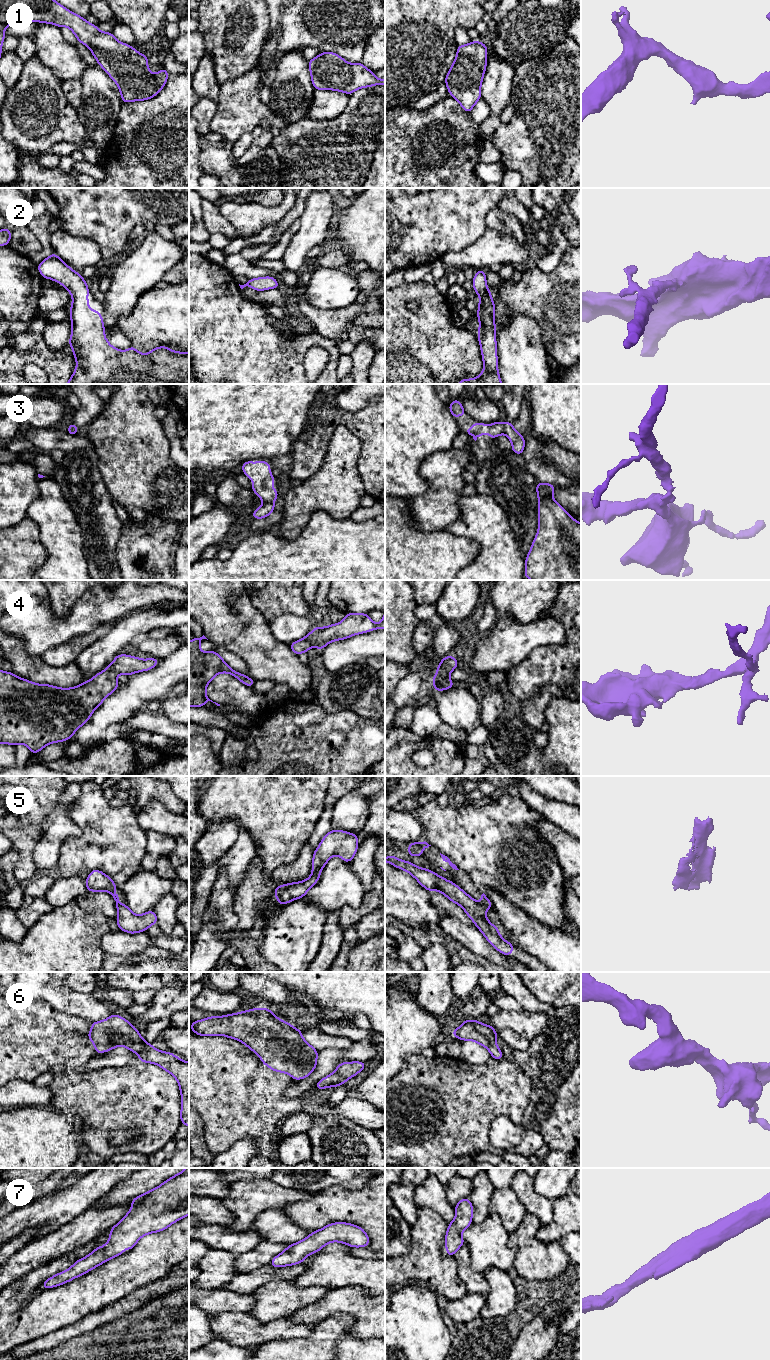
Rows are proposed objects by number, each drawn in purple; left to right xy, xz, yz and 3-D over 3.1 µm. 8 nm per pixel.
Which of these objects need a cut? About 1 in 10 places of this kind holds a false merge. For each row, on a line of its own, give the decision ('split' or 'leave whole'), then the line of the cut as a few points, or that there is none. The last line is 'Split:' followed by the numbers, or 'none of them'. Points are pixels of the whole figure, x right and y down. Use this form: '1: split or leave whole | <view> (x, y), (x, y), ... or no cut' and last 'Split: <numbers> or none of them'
1: leave whole | no cut
2: leave whole | no cut
3: split | xz (265, 502), (273, 503)
4: leave whole | no cut
5: split | xz (312, 870), (320, 872)
6: leave whole | no cut
7: leave whole | no cut
Split: 3, 5

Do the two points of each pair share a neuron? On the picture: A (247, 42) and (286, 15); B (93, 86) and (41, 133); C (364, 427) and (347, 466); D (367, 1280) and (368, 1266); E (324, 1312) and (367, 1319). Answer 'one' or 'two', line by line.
A: two
B: two
C: two
D: one
E: one

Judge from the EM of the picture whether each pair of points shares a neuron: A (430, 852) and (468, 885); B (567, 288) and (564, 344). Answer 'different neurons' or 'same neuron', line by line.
A: same neuron
B: same neuron

